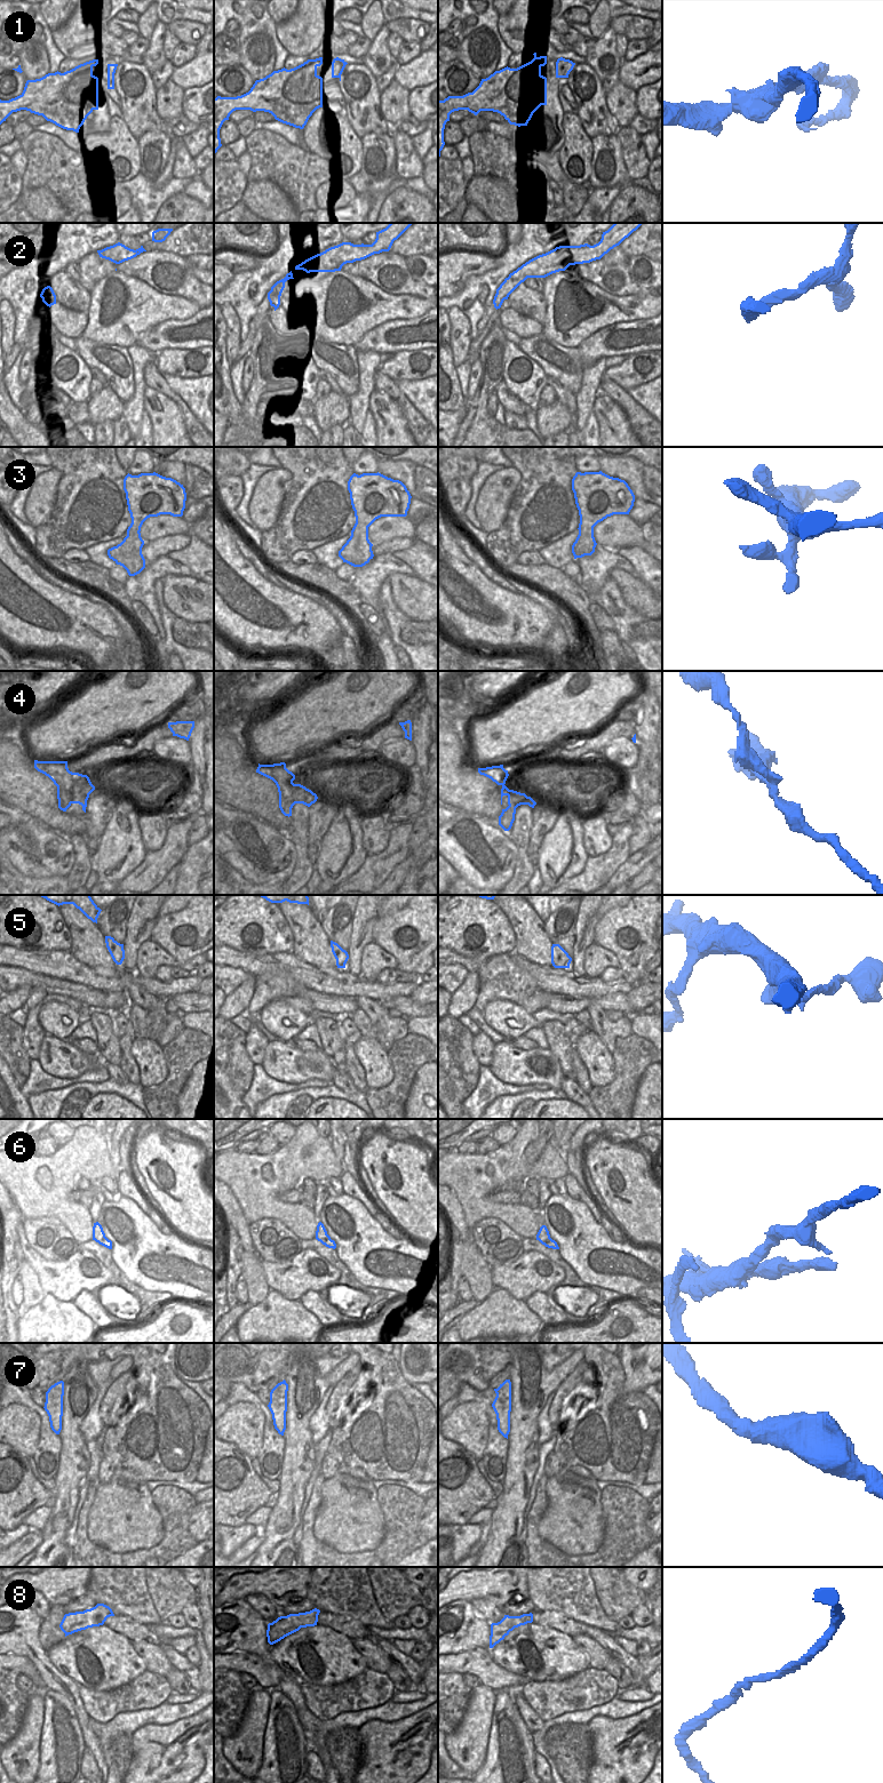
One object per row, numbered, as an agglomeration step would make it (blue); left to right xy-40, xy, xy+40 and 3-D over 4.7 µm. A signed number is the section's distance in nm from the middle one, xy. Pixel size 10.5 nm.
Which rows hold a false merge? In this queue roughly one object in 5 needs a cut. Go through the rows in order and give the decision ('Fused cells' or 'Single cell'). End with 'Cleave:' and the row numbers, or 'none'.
1: Fused cells
2: Fused cells
3: Single cell
4: Fused cells
5: Single cell
6: Single cell
7: Single cell
8: Single cell
Cleave: 1, 2, 4.

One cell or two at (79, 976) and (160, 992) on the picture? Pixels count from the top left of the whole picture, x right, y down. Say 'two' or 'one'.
one

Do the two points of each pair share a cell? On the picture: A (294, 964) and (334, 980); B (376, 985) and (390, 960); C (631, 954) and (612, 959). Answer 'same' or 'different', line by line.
A: same
B: different
C: different

